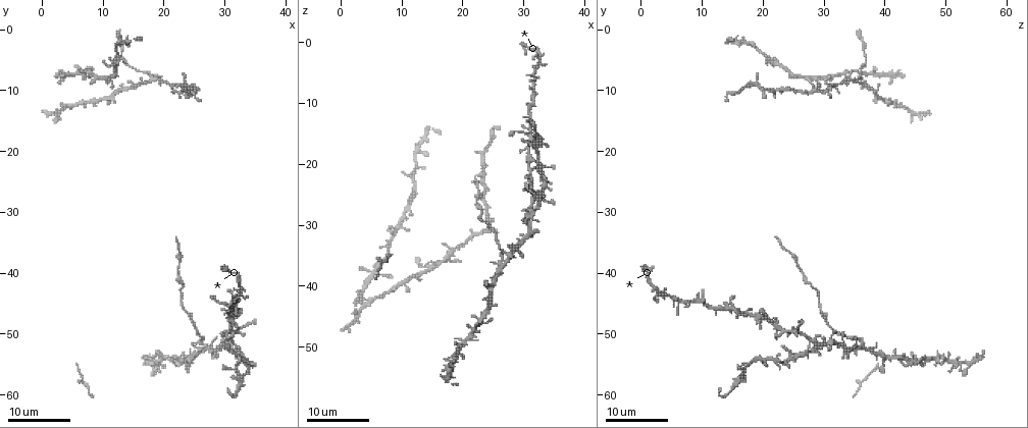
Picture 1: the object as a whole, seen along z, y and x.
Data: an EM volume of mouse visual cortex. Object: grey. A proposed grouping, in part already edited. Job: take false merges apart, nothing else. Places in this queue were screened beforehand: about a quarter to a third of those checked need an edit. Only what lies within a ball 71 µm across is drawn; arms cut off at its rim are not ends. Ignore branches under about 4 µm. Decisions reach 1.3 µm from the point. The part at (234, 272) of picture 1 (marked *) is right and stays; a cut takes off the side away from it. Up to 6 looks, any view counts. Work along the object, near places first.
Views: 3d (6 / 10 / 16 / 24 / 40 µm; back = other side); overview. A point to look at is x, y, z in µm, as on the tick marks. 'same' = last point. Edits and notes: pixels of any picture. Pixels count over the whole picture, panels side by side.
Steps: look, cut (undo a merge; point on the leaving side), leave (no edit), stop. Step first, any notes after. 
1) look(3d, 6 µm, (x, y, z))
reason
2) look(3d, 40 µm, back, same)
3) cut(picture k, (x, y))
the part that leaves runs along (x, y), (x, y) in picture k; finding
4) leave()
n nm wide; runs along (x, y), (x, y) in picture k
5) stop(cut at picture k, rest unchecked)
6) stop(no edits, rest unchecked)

look(3d, 24 µm, (30.5, 51.0, 28.0))
four or more arms meet

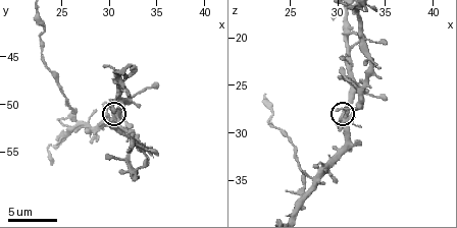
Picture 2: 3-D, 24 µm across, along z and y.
look(3d, 6 µm, same)

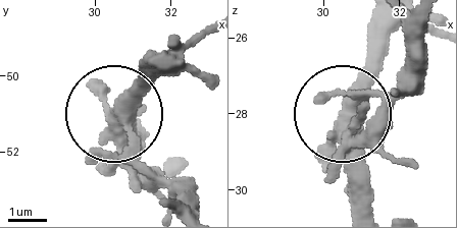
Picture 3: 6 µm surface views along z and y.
leave()
5 arms; runs along (379, 22), (376, 71), (348, 104), (379, 94), (415, 64) in picture 3; all the same cell

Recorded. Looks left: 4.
look(3d, 10 µm, (26.8, 52.0, 36.6))
a fork

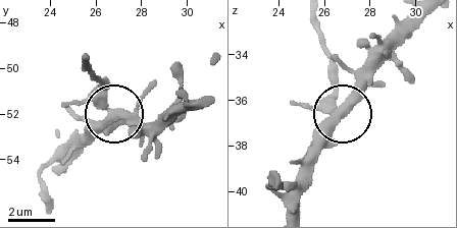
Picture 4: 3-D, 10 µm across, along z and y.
cut(picture 4, (105, 86))
370 nm wide; a second cell is stuck on

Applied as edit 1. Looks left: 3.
stop(cut at picture 4, rest unchecked)

